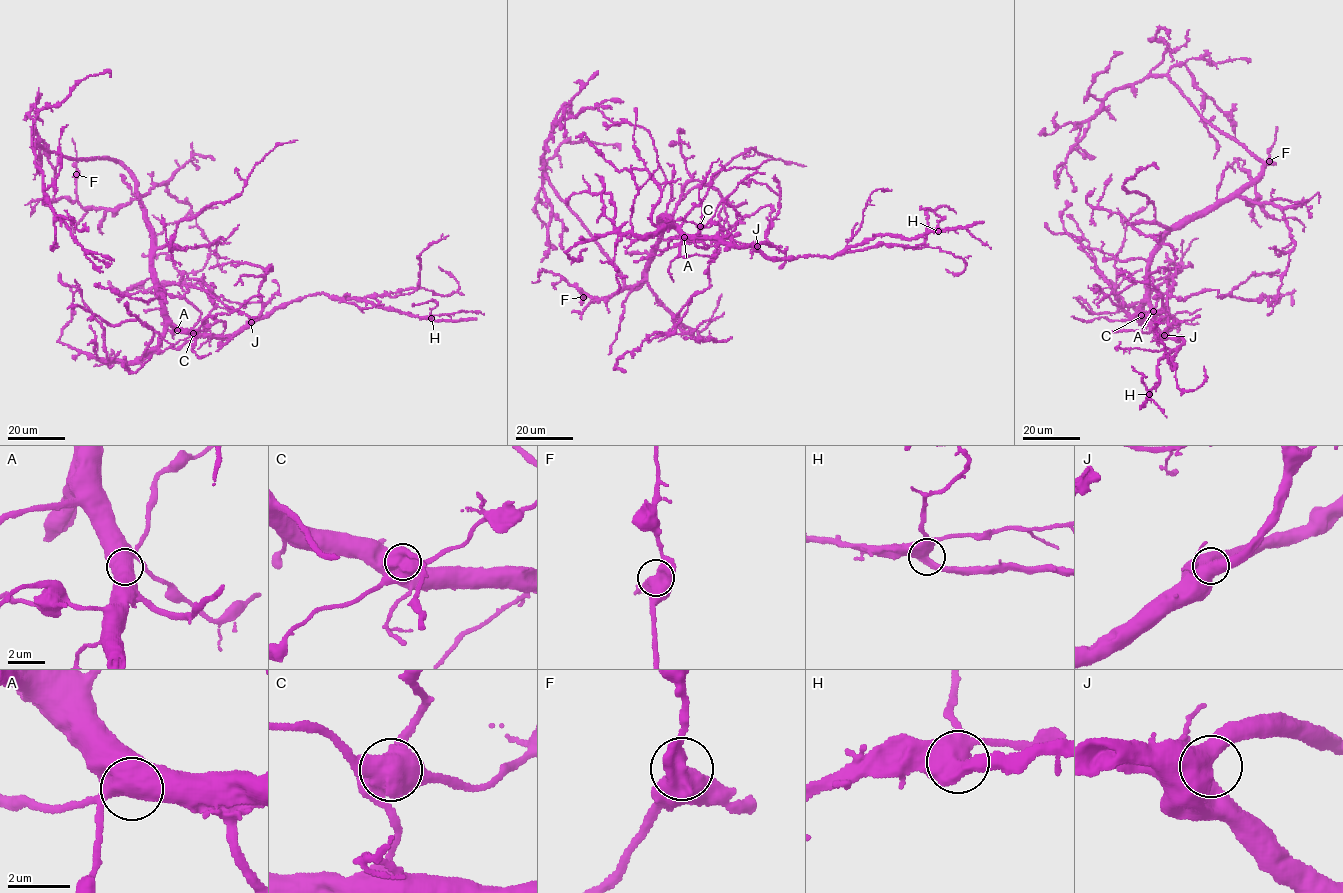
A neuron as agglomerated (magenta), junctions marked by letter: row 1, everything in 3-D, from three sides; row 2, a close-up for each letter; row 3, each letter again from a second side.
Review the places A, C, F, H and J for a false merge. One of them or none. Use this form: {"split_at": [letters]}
{"split_at": ["C"]}

